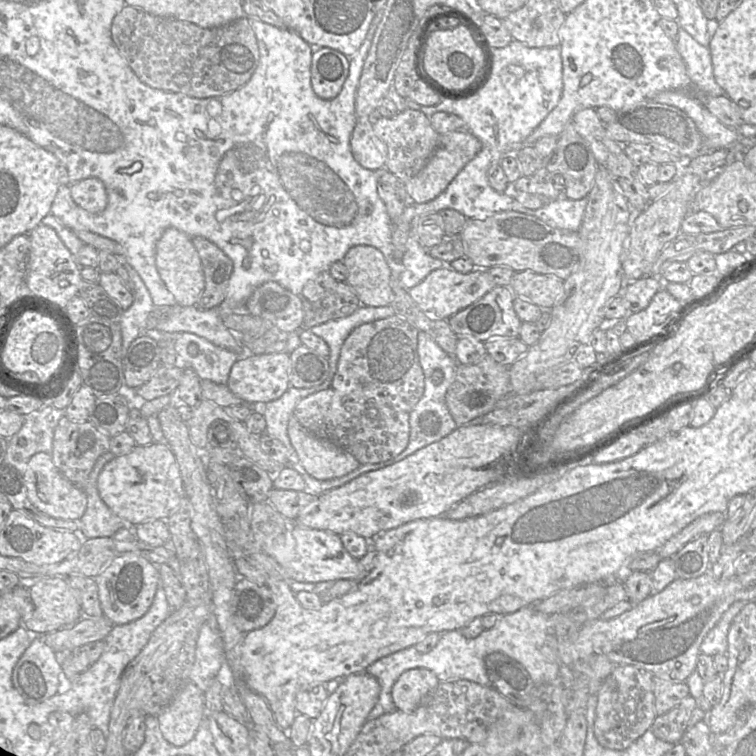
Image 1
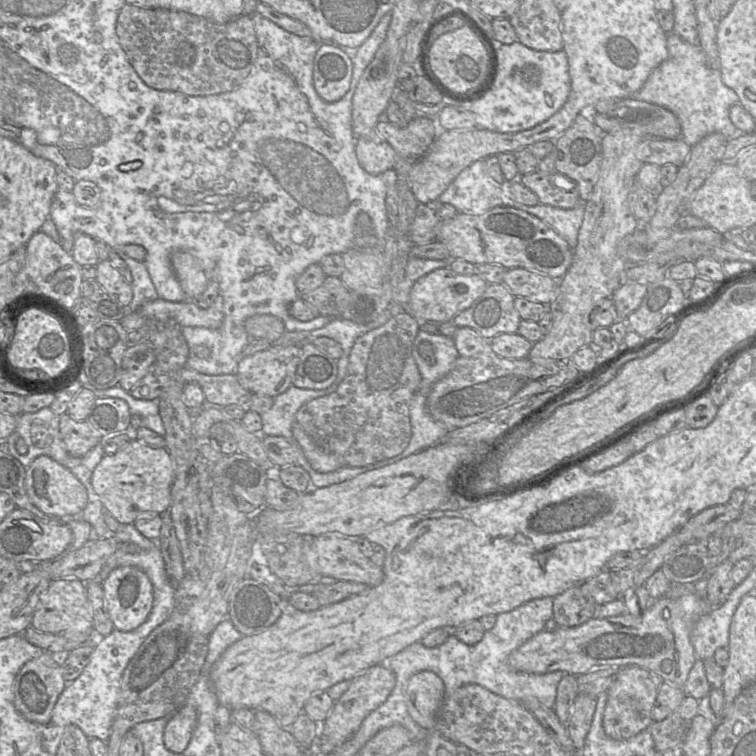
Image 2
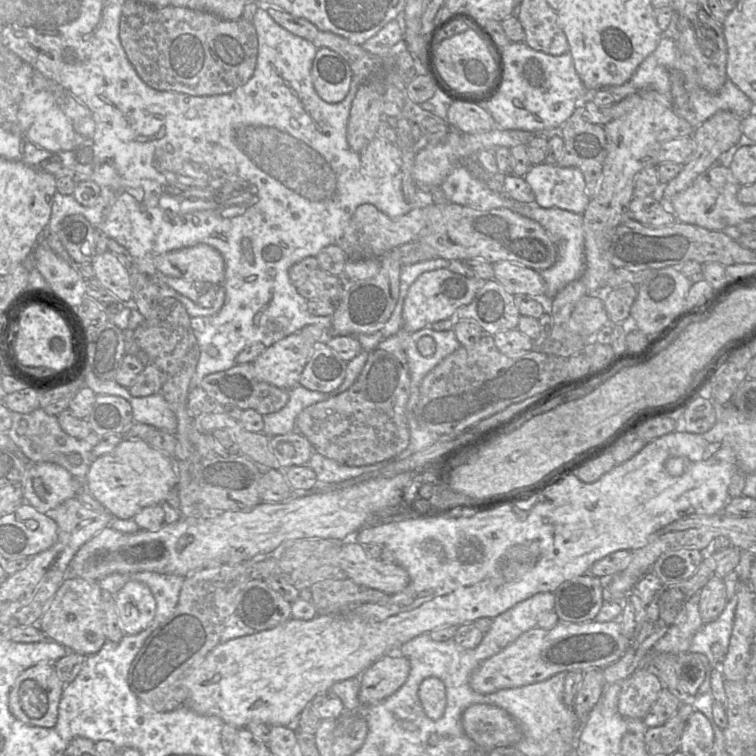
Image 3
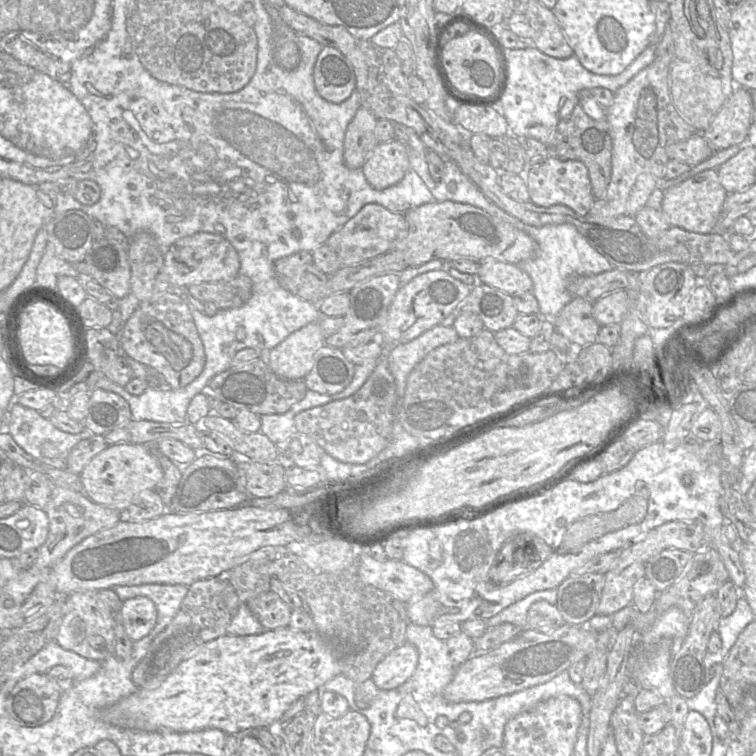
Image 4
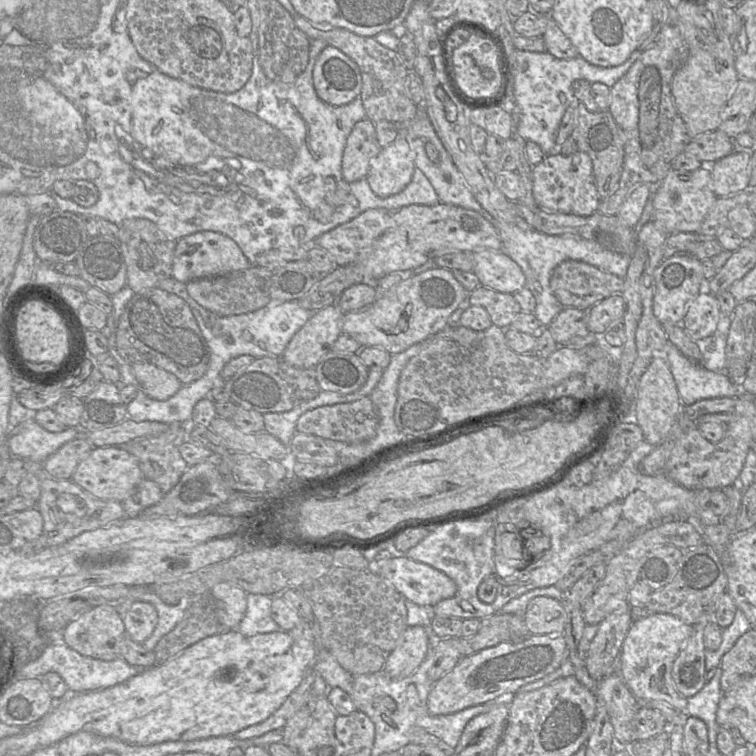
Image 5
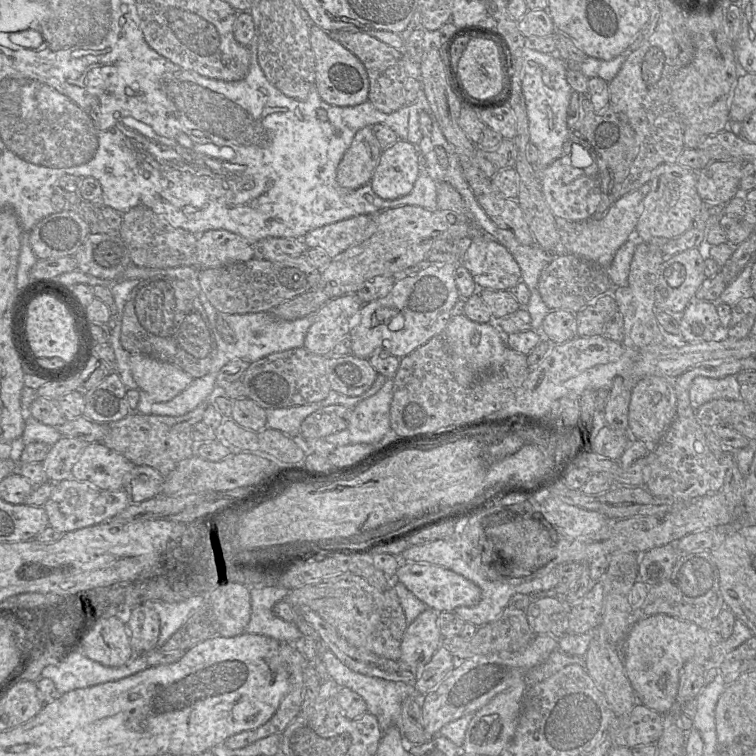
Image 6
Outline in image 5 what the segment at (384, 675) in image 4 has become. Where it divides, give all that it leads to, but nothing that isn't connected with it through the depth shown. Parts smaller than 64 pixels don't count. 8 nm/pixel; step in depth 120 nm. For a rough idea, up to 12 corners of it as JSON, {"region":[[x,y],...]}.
{"region":[[407,626],[383,673],[413,674],[426,658],[429,638],[422,626]]}

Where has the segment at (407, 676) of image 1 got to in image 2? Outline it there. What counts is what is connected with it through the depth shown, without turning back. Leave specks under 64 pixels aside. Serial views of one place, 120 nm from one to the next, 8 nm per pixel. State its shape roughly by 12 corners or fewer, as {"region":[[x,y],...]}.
{"region":[[433,671],[413,674],[406,704],[423,729],[435,729],[445,697]]}

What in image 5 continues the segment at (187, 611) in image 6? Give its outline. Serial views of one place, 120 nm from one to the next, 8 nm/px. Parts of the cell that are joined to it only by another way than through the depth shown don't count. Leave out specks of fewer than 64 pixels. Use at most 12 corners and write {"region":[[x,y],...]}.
{"region":[[150,588],[139,601],[152,604],[158,623],[143,646],[153,651],[158,642],[183,619],[192,602],[185,595],[168,605]]}

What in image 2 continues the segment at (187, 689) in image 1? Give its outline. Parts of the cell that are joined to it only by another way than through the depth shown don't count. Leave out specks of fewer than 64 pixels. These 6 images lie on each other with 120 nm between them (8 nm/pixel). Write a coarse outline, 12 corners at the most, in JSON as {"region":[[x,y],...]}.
{"region":[[182,705],[165,726],[163,742],[179,754],[188,746],[198,714]]}

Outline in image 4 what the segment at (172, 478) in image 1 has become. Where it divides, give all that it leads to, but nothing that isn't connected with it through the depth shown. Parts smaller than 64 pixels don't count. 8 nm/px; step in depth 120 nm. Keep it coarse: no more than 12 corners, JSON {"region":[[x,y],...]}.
{"region":[[118,443],[80,473],[93,502],[126,510],[163,477],[148,445]]}

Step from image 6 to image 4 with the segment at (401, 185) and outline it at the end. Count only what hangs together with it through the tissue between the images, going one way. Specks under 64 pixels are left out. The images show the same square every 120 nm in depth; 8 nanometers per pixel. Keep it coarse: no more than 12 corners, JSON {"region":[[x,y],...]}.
{"region":[[378,143],[361,169],[377,190],[410,169],[406,144]]}

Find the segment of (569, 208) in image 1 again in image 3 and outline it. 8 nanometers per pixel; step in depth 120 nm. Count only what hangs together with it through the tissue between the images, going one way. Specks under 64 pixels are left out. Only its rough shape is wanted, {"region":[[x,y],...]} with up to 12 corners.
{"region":[[535,202],[514,211],[538,222],[558,249],[538,271],[545,301],[584,269],[583,215]]}

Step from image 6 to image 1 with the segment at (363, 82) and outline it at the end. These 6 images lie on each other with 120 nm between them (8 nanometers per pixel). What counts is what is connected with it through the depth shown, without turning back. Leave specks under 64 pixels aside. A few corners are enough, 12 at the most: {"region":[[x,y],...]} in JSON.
{"region":[[313,49],[311,86],[319,98],[340,93],[350,57]]}

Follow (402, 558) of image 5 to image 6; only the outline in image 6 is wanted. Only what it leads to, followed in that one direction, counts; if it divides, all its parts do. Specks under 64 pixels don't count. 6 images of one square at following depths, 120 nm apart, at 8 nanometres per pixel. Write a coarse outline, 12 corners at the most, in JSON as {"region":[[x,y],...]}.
{"region":[[401,562],[395,579],[428,608],[481,600],[476,584],[438,565]]}

